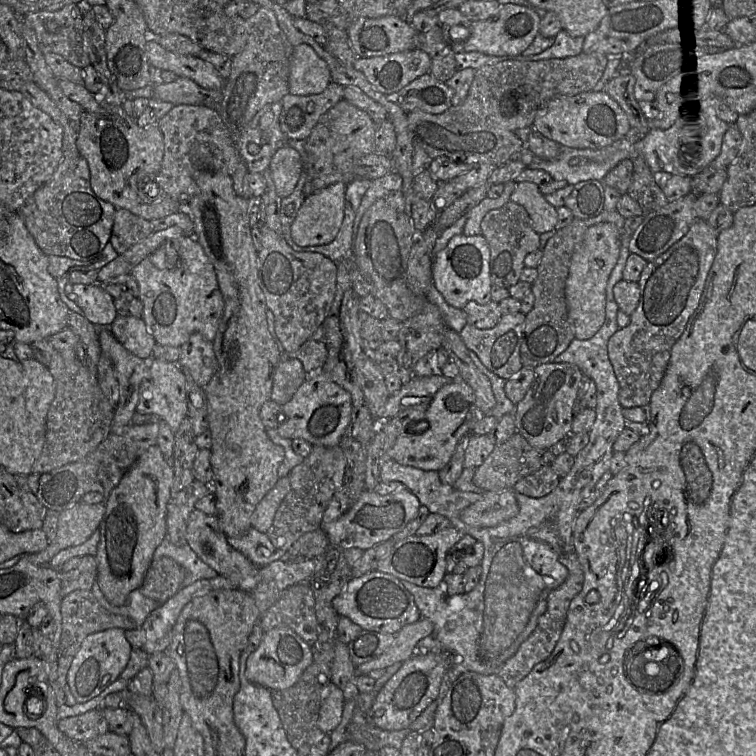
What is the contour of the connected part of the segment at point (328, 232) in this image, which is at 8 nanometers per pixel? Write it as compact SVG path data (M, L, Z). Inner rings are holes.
M337 182L305 198L291 227L297 245L321 246L335 239L345 215L346 187Z

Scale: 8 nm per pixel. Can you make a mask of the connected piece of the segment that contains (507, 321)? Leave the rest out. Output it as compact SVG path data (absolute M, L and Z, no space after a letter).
M521 311L503 314L500 321L491 329L478 329L467 323L459 334L468 350L474 352L487 369L500 378L508 380L523 367L520 359L520 346L523 338L524 321L525 314Z

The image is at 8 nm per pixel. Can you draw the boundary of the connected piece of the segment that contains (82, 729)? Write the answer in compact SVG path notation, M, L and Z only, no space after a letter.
M101 709L59 719L57 727L66 737L77 742L85 742L109 731Z

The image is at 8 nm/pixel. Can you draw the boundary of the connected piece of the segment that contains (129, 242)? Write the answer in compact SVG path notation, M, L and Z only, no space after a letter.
M116 209L109 242L120 255L154 232L152 222L126 209Z

